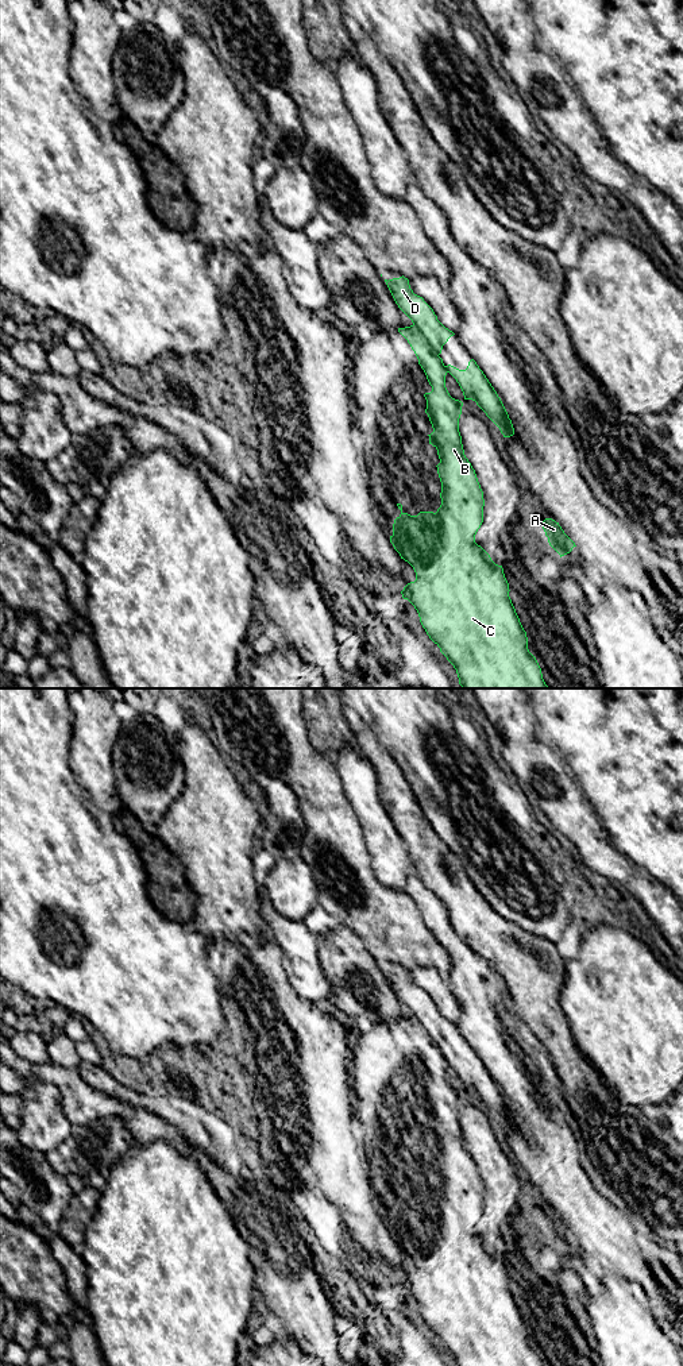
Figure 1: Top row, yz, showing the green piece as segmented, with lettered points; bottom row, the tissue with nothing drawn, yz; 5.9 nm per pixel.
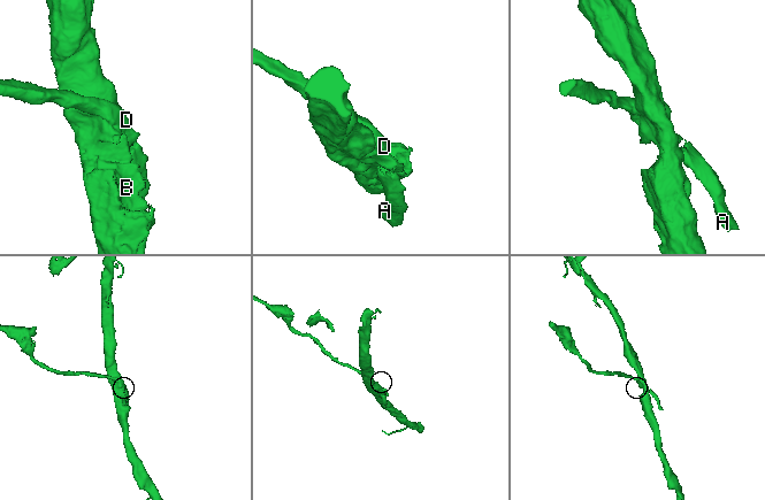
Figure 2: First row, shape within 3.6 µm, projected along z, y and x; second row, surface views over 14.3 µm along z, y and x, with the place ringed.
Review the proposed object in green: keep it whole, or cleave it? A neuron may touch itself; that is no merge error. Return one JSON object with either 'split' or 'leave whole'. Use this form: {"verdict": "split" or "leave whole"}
{"verdict": "split"}

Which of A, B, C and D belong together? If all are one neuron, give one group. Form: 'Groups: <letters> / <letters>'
Groups: A D / B C

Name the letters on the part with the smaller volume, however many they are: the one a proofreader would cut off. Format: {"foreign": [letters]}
{"foreign": ["A", "D"]}

